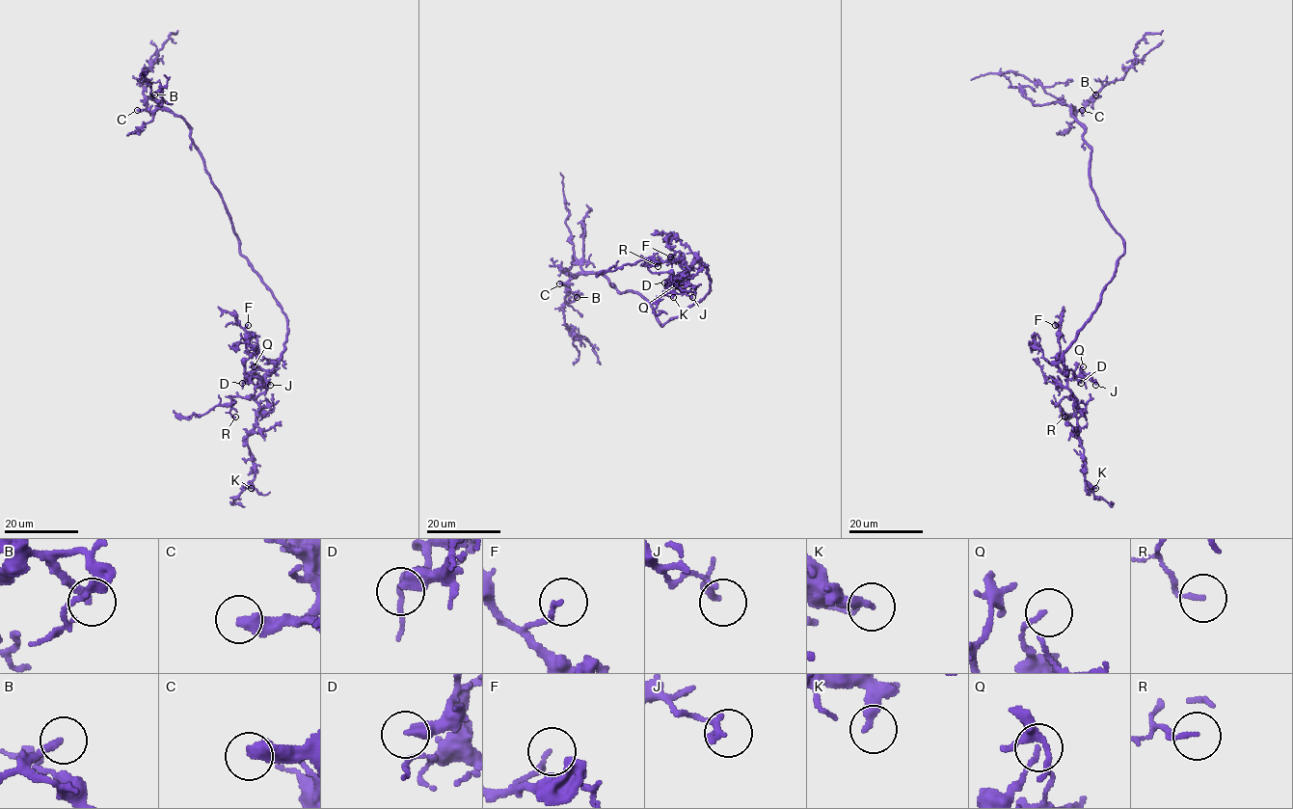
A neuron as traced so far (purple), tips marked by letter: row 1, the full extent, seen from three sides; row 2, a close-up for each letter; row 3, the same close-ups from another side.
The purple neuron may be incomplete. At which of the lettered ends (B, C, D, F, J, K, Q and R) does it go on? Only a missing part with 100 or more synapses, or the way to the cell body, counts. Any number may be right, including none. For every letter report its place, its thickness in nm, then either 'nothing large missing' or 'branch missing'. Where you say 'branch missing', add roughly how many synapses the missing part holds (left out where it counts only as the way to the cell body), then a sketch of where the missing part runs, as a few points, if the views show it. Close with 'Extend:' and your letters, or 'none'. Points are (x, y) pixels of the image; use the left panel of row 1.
B: place (154, 94); calibre 240 nm; nothing large missing
C: place (137, 110); calibre 480 nm; branch missing; 190 synapses; course (137, 110), (95, 134), (105, 212), (119, 242), (101, 271), (137, 248), (156, 248), (171, 252), (199, 284)
D: place (242, 383); calibre 440 nm; nothing large missing
F: place (248, 325); calibre 140 nm; nothing large missing
J: place (270, 385); calibre 140 nm; nothing large missing
K: place (251, 488); calibre 340 nm; nothing large missing
Q: place (254, 366); calibre 130 nm; nothing large missing
R: place (235, 417); calibre 130 nm; nothing large missing
Extend: C

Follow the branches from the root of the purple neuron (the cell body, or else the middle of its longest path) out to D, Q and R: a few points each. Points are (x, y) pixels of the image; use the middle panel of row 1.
D: (662, 325), (699, 302), (709, 293), (711, 280), (707, 268), (697, 259), (664, 283)
Q: (662, 325), (681, 316), (709, 293), (711, 280), (707, 268), (697, 259), (672, 278), (676, 284)
R: (662, 325), (699, 302), (709, 293), (711, 280), (699, 259), (678, 276), (648, 268), (655, 261), (658, 266)

